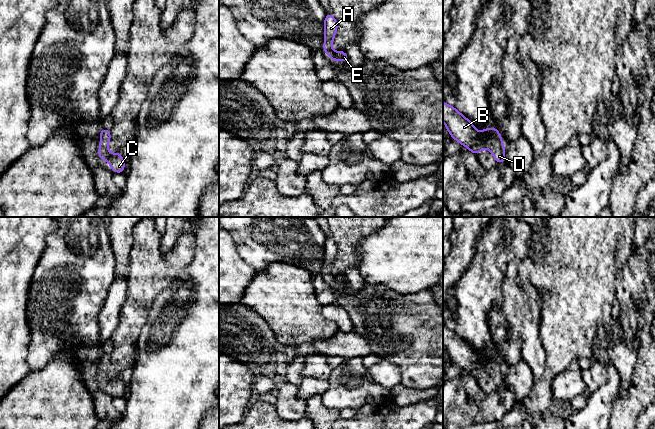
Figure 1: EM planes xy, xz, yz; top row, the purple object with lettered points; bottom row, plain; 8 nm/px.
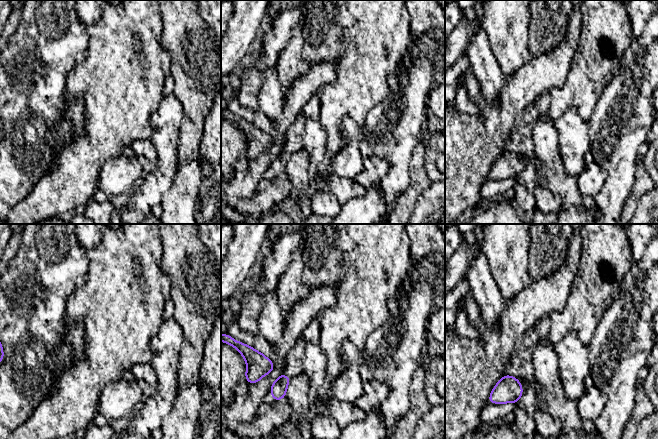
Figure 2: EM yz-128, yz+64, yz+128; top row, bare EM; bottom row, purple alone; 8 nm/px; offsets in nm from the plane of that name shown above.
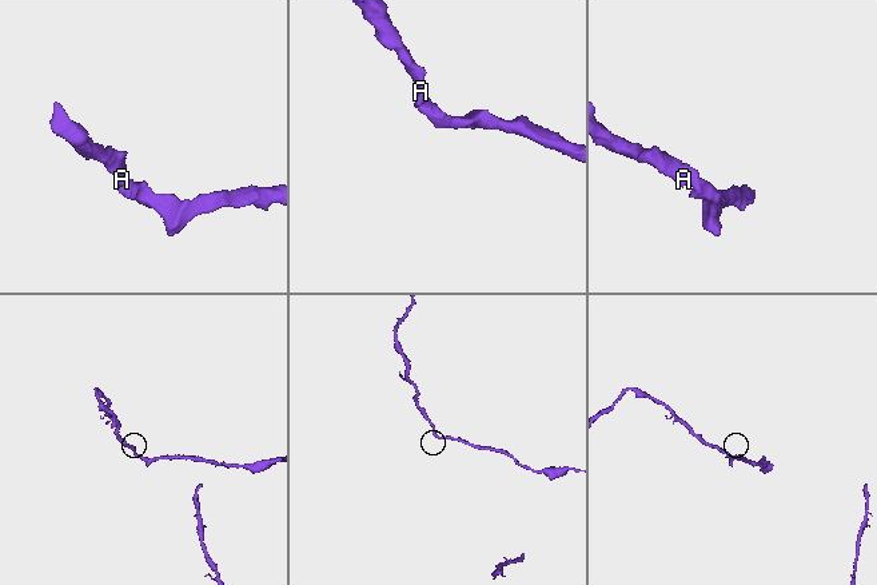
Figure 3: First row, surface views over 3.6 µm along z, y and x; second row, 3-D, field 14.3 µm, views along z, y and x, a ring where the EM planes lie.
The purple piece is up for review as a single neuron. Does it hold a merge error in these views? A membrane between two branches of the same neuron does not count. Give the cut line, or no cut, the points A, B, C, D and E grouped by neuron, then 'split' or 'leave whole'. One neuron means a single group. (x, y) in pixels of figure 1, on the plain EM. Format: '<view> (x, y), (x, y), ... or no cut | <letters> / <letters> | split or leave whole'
no cut | A B C D E | leave whole

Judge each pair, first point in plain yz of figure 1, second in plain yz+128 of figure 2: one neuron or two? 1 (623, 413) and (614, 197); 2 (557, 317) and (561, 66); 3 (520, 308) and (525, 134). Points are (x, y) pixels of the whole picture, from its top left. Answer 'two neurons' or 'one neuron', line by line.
1: two neurons
2: two neurons
3: two neurons

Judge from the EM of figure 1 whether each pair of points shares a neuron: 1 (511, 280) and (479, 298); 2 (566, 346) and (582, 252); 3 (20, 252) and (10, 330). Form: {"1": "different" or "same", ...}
{"1": "different", "2": "same", "3": "same"}

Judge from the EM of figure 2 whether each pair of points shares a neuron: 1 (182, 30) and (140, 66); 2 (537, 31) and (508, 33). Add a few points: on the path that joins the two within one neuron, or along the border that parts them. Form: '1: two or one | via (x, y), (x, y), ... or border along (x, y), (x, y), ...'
1: two | border along (162, 23), (160, 43), (168, 54), (170, 69)
2: two | border along (531, 10), (528, 38), (529, 53)

